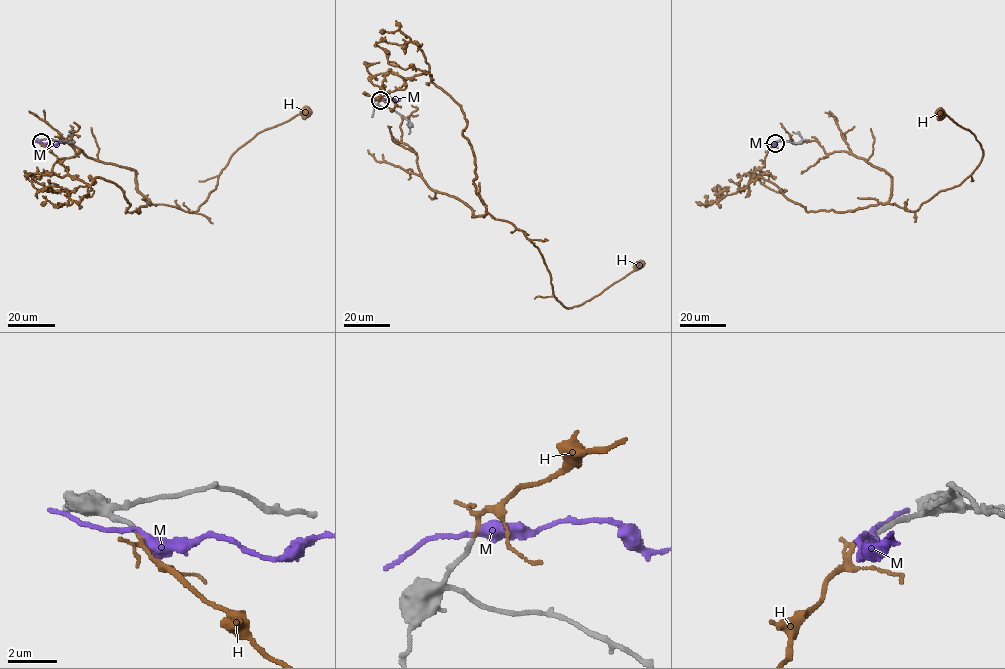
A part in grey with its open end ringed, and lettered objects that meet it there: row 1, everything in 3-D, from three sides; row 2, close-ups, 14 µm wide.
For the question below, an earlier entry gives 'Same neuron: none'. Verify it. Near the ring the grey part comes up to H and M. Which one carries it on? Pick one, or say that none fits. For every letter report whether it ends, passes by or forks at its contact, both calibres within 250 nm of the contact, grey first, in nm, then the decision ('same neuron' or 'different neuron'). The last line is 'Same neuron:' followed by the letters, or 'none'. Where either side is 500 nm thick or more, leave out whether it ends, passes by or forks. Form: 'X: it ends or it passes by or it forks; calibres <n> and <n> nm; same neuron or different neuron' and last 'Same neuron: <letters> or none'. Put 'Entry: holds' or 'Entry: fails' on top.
Entry: fails
H: it passes by; calibres 190 and 130 nm; same neuron
M: it passes by; calibres 190 and 300 nm; different neuron
Same neuron: H

